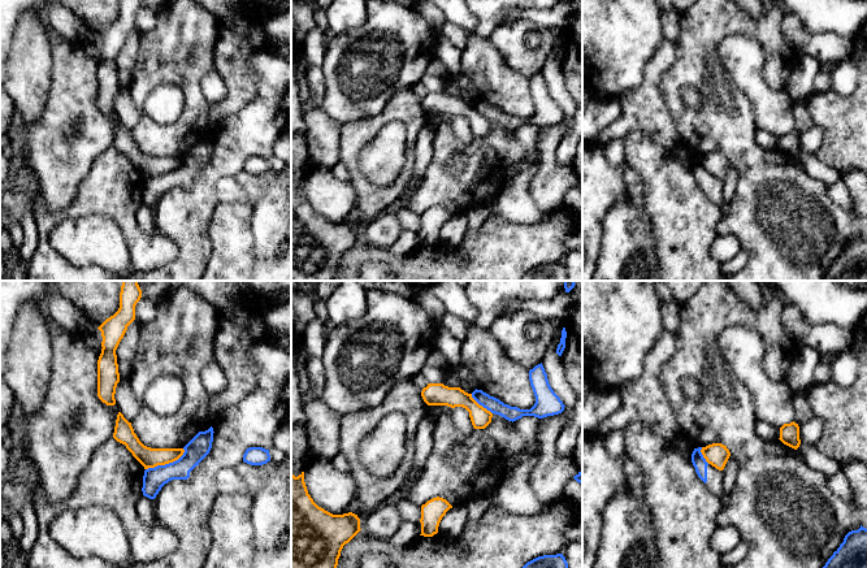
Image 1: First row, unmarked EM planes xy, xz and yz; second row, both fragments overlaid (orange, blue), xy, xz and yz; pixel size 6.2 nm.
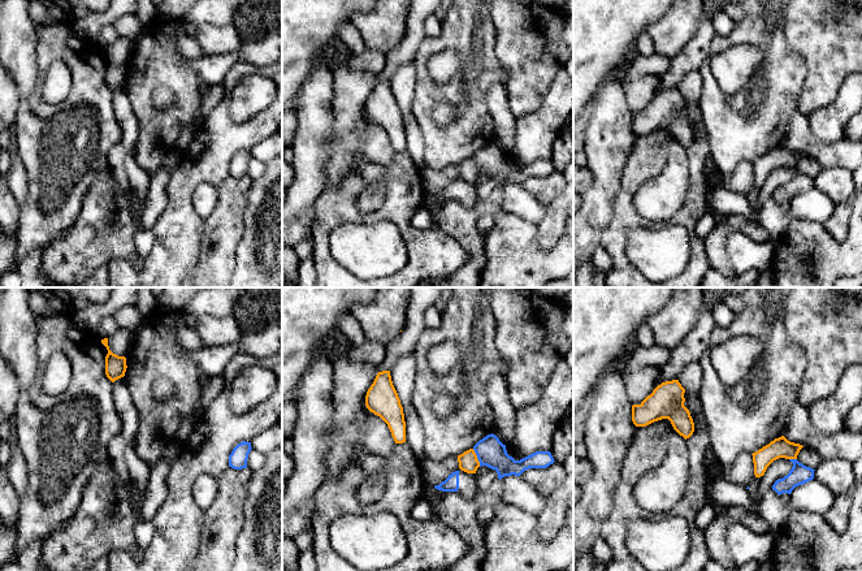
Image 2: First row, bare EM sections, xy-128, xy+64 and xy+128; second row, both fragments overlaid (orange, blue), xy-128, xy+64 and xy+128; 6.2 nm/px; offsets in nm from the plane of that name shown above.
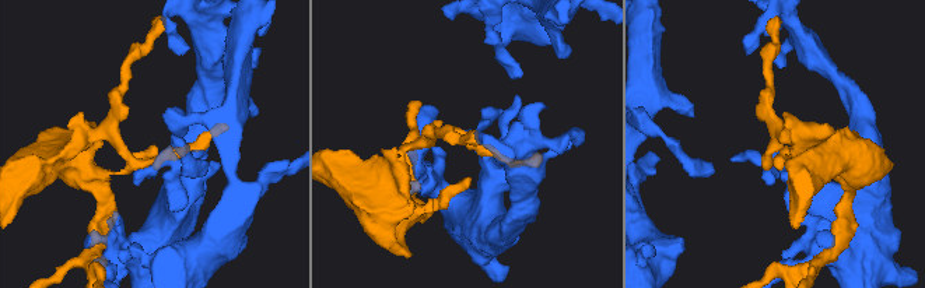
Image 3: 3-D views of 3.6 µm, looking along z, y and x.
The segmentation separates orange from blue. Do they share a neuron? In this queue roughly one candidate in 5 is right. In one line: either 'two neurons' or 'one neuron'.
two neurons

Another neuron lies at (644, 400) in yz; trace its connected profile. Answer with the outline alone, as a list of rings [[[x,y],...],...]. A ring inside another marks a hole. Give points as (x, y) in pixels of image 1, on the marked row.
[[[664,329],[645,357],[641,377],[616,389],[621,396],[621,407],[591,433],[603,438],[608,432],[627,432],[633,422],[643,422],[654,433],[672,442],[680,429],[671,402],[662,387],[660,372],[675,352],[676,335]]]

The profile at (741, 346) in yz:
[[[725,328],[716,339],[736,377],[749,389],[757,419],[781,428],[794,421],[793,393],[786,381],[770,378],[763,369],[766,346],[755,328]]]

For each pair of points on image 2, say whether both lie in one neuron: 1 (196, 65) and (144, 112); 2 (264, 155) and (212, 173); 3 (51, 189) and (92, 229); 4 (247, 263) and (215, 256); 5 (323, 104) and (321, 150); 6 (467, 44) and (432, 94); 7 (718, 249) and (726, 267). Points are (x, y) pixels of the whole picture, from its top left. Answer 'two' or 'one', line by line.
1: two
2: two
3: two
4: two
5: one
6: one
7: one

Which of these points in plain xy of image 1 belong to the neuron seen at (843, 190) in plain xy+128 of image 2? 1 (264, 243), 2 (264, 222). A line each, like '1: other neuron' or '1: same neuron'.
1: other neuron
2: other neuron

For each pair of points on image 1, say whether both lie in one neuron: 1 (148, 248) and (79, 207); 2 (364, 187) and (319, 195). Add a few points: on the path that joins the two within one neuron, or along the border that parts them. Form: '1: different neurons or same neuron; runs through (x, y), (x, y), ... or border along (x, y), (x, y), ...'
1: same neuron; runs through (131, 230), (109, 207), (98, 207)
2: different neurons; border along (350, 181), (356, 195), (356, 209)

